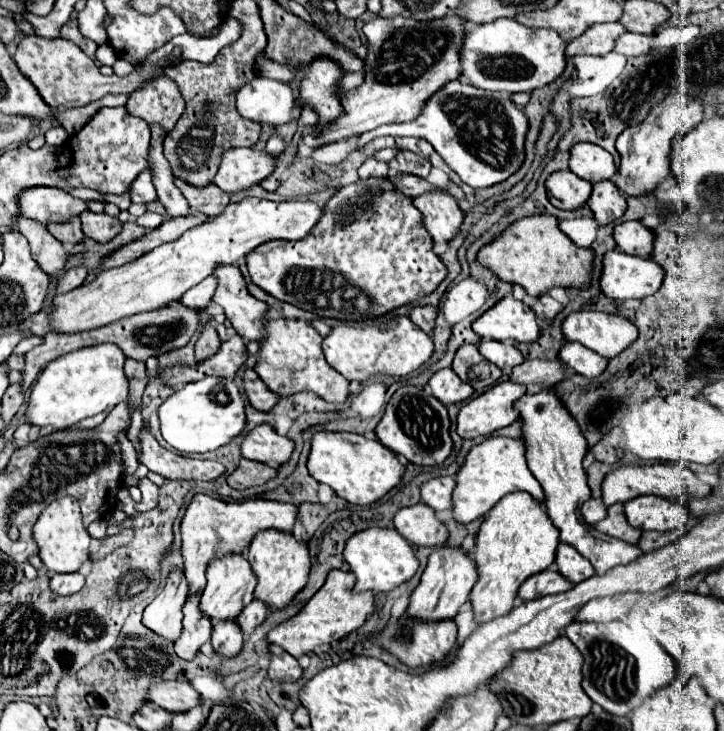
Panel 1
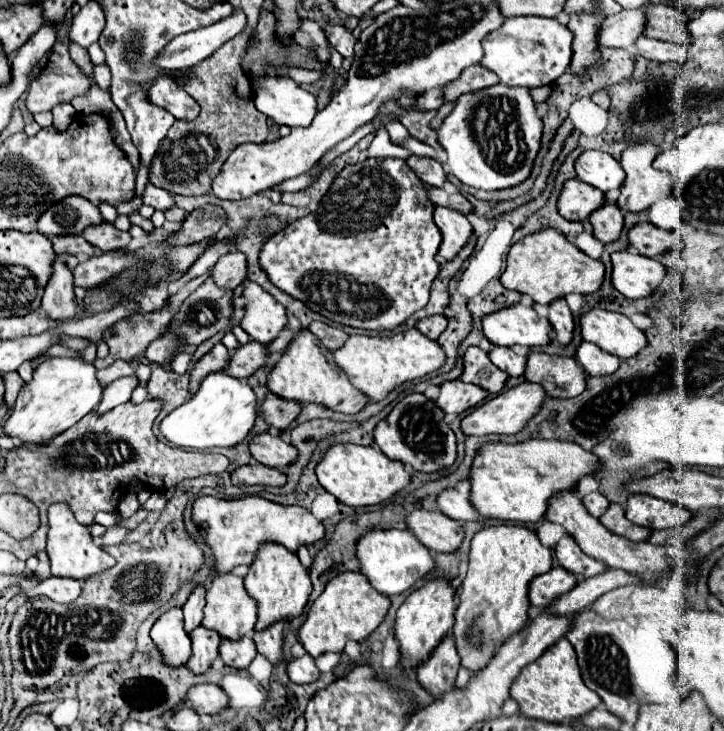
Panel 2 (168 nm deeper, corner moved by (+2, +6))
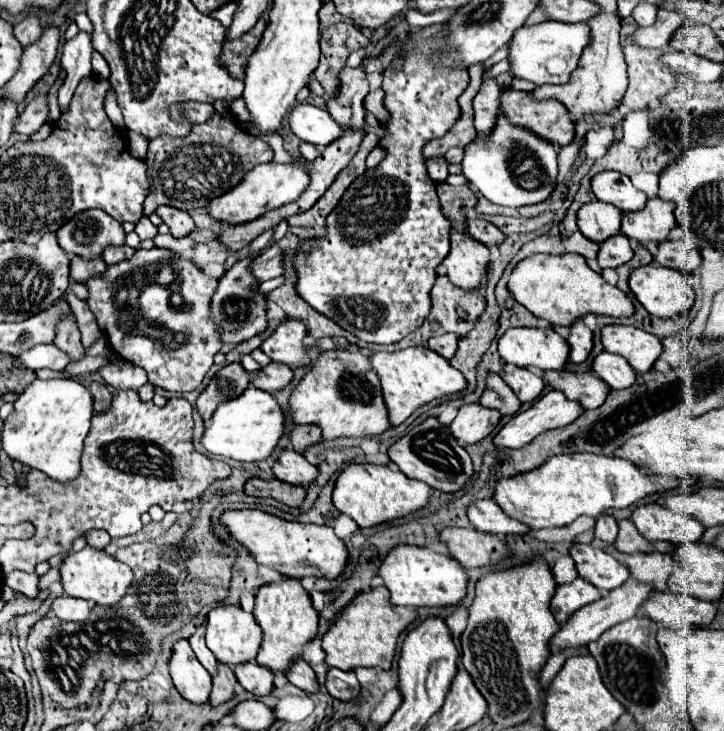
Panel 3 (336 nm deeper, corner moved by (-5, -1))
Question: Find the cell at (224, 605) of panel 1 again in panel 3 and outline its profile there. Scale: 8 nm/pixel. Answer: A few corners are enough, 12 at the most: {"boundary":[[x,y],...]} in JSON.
{"boundary":[[234,605],[208,613],[206,645],[220,663],[254,661],[262,631]]}

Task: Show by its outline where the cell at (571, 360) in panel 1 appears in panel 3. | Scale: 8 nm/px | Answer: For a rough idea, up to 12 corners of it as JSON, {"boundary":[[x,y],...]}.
{"boundary":[[608,351],[594,359],[592,369],[610,389],[628,389],[636,371],[622,355]]}

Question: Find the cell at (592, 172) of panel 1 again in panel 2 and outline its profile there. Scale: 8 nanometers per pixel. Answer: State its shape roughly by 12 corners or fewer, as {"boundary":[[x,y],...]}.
{"boundary":[[585,150],[577,178],[601,192],[621,188],[625,172],[607,152]]}

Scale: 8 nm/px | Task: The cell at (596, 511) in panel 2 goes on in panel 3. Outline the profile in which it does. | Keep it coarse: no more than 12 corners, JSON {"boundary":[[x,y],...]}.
{"boundary":[[596,519],[594,537],[602,545],[614,545],[618,537],[616,519]]}

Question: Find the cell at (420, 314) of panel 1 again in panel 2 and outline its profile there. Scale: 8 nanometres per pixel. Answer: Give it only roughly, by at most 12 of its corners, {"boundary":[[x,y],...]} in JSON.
{"boundary":[[443,314],[427,316],[417,322],[417,328],[437,340],[447,328]]}

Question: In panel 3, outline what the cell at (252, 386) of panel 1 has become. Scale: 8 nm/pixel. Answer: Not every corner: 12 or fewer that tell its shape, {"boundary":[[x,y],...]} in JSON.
{"boundary":[[296,425],[292,445],[298,453],[322,443],[322,431]]}

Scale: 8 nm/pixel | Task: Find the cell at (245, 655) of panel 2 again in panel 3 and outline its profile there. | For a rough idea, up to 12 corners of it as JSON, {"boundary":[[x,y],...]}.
{"boundary":[[258,663],[234,669],[238,683],[254,697],[272,691],[274,675]]}

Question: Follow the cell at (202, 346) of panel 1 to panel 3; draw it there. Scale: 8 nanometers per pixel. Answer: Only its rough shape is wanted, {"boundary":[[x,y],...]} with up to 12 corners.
{"boundary":[[230,363],[212,377],[196,409],[208,421],[220,403],[250,387],[250,373]]}

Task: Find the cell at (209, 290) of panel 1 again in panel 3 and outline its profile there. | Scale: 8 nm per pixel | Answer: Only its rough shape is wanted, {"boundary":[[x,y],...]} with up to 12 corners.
{"boundary":[[268,247],[252,261],[252,273],[262,283],[284,273],[284,251]]}

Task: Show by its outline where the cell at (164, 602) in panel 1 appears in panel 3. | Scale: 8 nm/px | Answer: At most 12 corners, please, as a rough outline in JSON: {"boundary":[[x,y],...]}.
{"boundary":[[176,641],[170,675],[178,693],[196,705],[208,703],[212,677]]}

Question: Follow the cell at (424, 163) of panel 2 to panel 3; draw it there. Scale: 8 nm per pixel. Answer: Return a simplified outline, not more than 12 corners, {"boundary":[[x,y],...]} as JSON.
{"boundary":[[438,183],[444,217],[466,233],[468,213],[478,199],[470,187]]}

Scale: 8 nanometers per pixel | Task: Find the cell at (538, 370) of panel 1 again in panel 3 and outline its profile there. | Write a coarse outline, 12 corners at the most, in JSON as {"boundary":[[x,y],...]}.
{"boundary":[[546,371],[552,389],[600,407],[610,387],[592,373]]}

